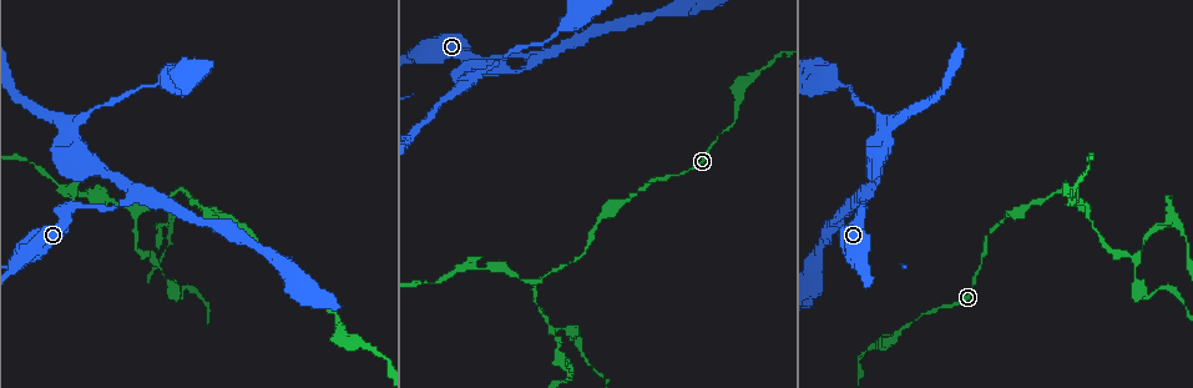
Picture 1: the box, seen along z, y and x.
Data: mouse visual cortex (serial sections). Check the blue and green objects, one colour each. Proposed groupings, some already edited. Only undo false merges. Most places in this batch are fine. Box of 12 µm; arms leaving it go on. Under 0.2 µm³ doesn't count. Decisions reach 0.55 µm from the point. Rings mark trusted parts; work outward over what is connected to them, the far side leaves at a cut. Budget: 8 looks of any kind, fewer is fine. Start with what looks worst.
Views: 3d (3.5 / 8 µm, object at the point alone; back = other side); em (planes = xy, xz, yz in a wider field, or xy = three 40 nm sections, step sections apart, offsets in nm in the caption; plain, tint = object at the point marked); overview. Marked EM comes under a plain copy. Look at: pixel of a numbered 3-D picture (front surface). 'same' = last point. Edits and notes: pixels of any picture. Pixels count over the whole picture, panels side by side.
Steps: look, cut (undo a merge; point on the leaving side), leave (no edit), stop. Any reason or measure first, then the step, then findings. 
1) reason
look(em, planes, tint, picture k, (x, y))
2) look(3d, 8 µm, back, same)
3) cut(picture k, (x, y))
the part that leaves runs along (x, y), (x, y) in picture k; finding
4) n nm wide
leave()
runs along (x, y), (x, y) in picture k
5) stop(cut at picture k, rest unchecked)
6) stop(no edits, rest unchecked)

branch point
look(em, xy, step 5, tint, picture 1, (863, 195))

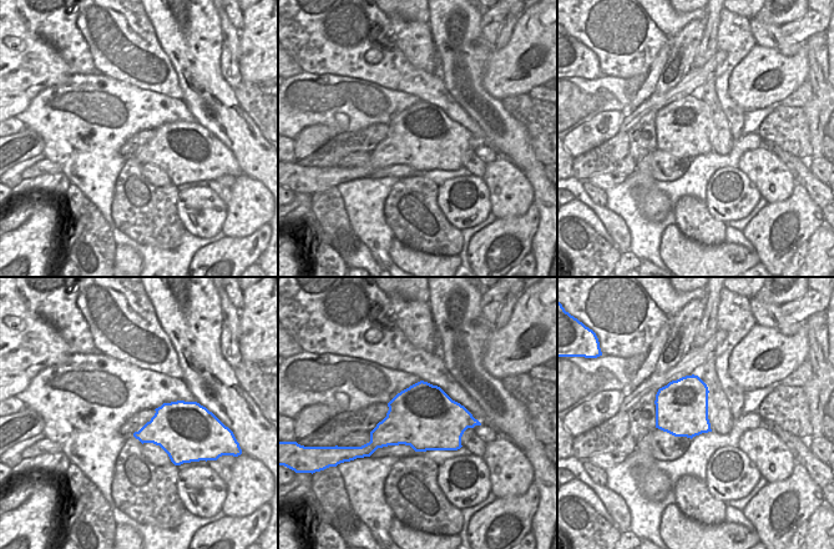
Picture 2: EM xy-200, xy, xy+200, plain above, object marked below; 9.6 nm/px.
see where the arms go
look(3d, 3.5 µm, same)

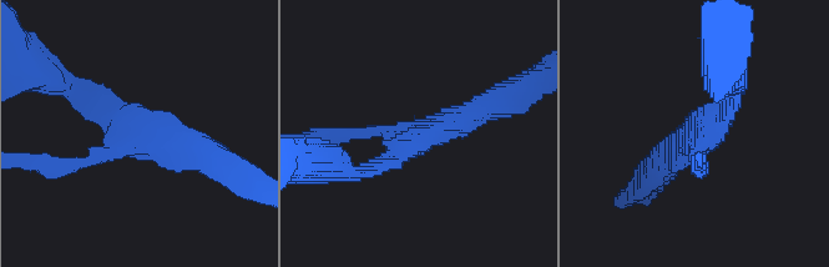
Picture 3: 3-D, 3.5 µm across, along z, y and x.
arms of 150, 200, 350 nm
leave()
runs along (698, 164), (733, 87) in picture 3; one cell here

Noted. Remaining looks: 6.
three arms meet
look(3d, 3.5 µm, picture 1, (1084, 211))

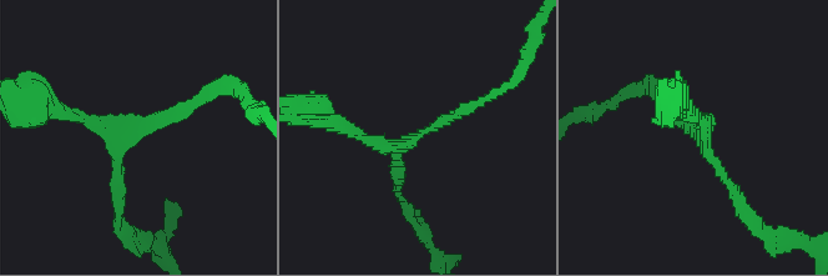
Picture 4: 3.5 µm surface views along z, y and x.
leave()
runs along (196, 104), (119, 150), (119, 207) in picture 4; one cell here

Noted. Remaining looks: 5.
branch point
look(3d, 3.5 µm, picture 1, (470, 77))

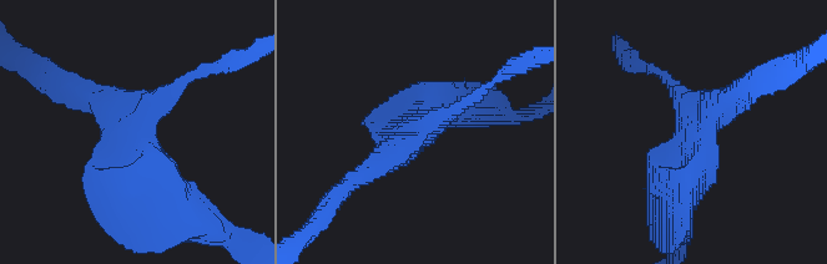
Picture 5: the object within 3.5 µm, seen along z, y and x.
look(em, xy, step 2, tint, picture 5, (694, 124))

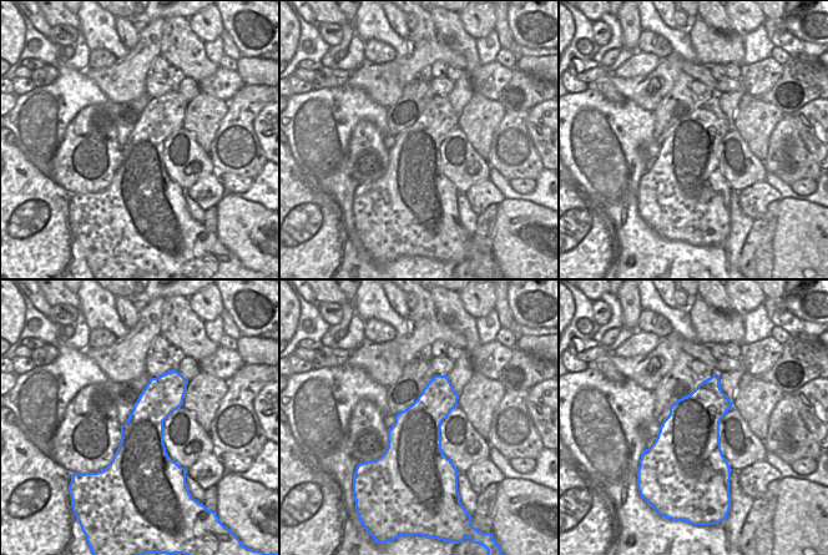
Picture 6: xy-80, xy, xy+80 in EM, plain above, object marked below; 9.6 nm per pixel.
leave()
one cell here

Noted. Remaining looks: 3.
stop(no edits, rest unchecked)

